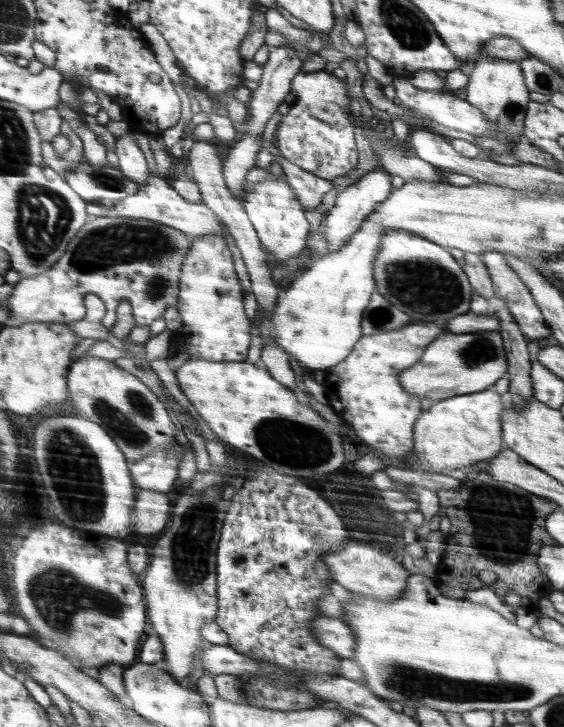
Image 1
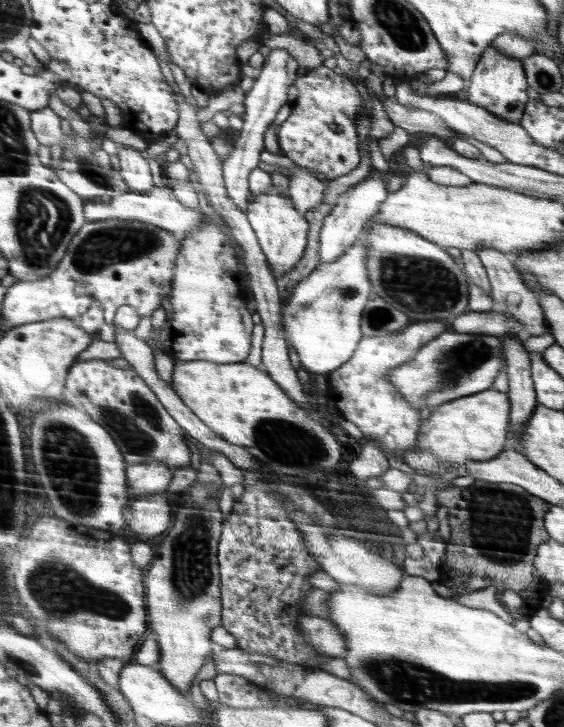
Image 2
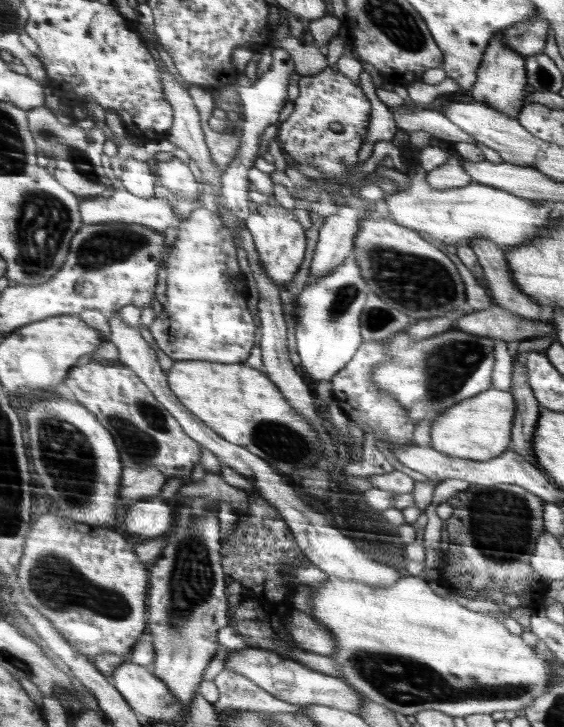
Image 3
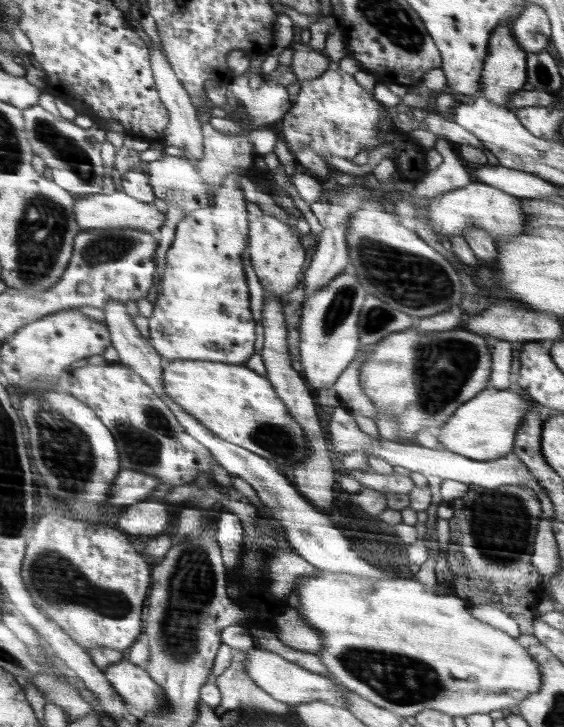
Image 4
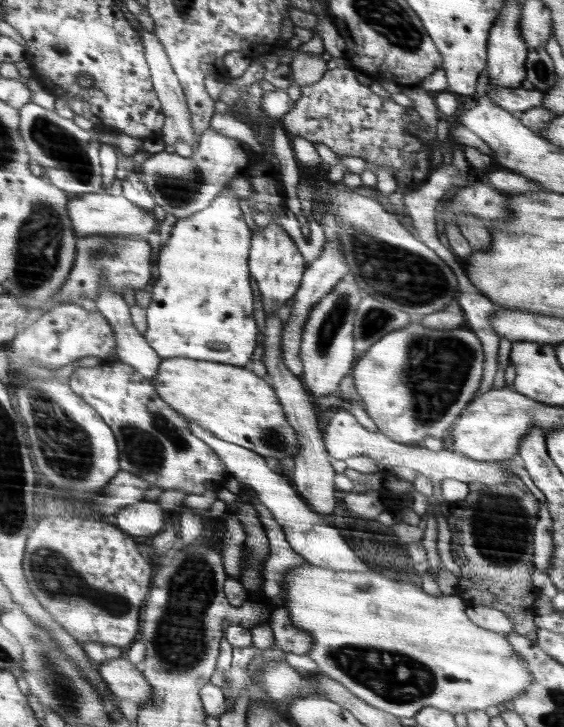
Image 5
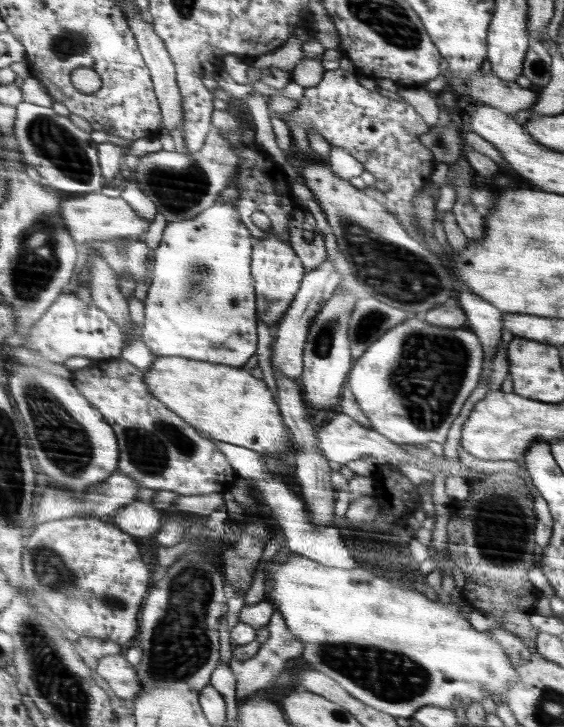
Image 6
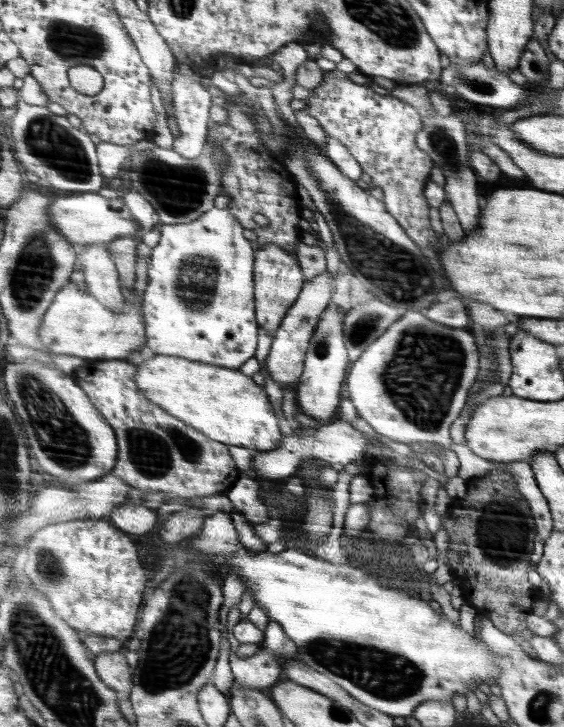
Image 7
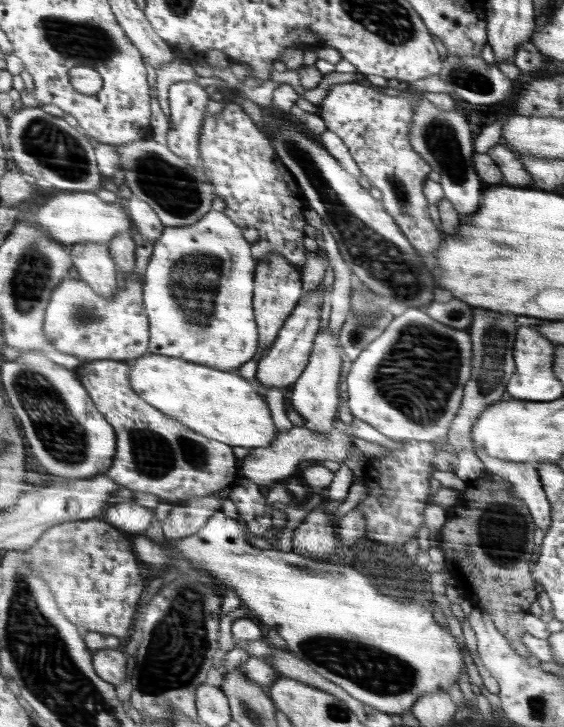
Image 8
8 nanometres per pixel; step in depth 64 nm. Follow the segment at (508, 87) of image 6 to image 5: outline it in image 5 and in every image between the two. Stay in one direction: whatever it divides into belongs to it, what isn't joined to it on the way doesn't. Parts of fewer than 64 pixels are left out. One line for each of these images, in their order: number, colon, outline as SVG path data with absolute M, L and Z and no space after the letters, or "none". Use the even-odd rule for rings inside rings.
5: M505 88L505 90L489 90L489 98L495 106L509 114L521 114L529 108L541 108L545 94L539 90L523 90L523 88Z

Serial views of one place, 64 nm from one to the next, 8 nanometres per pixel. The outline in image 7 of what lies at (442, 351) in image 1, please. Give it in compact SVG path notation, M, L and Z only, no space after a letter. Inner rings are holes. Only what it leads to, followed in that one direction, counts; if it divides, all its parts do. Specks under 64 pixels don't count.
M409 310L351 364L347 390L359 416L383 438L409 446L439 444L451 450L455 444L449 430L461 416L479 372L479 340L471 328L451 328L431 322L421 310Z

